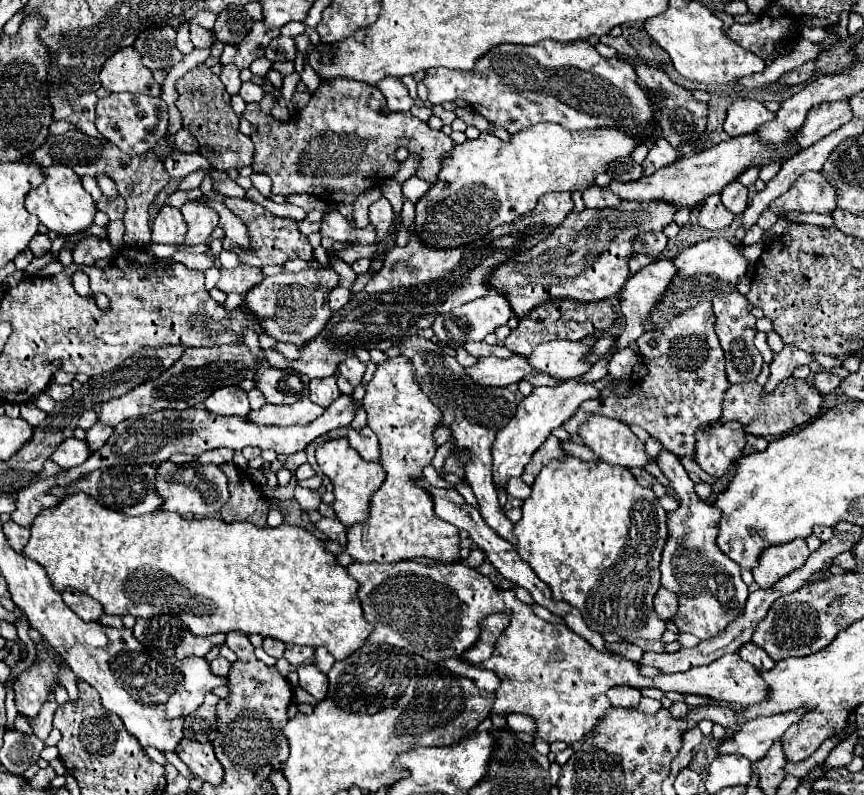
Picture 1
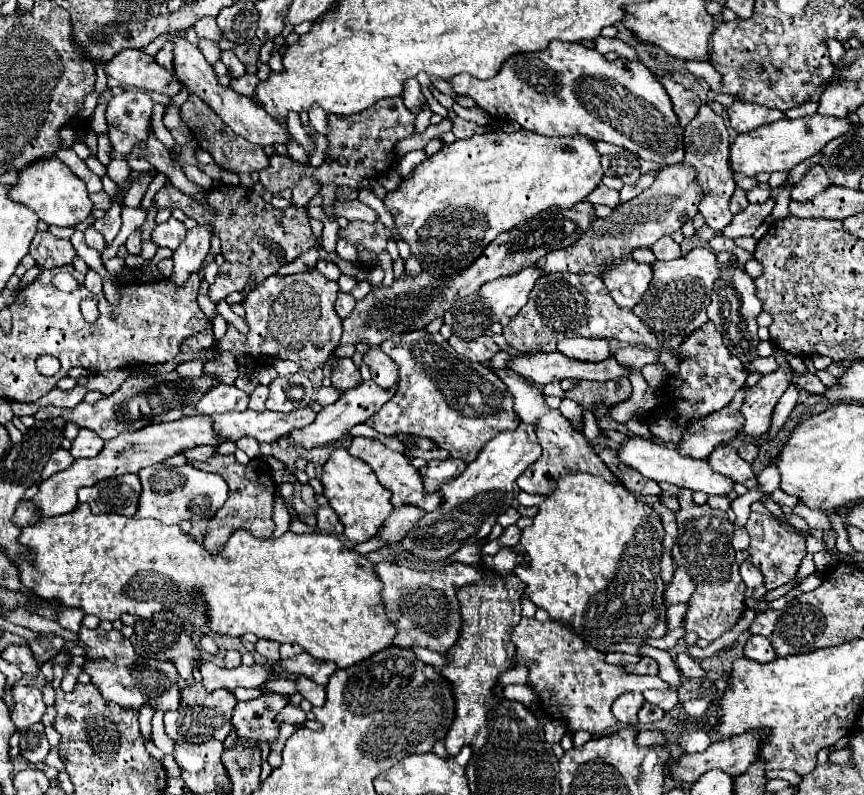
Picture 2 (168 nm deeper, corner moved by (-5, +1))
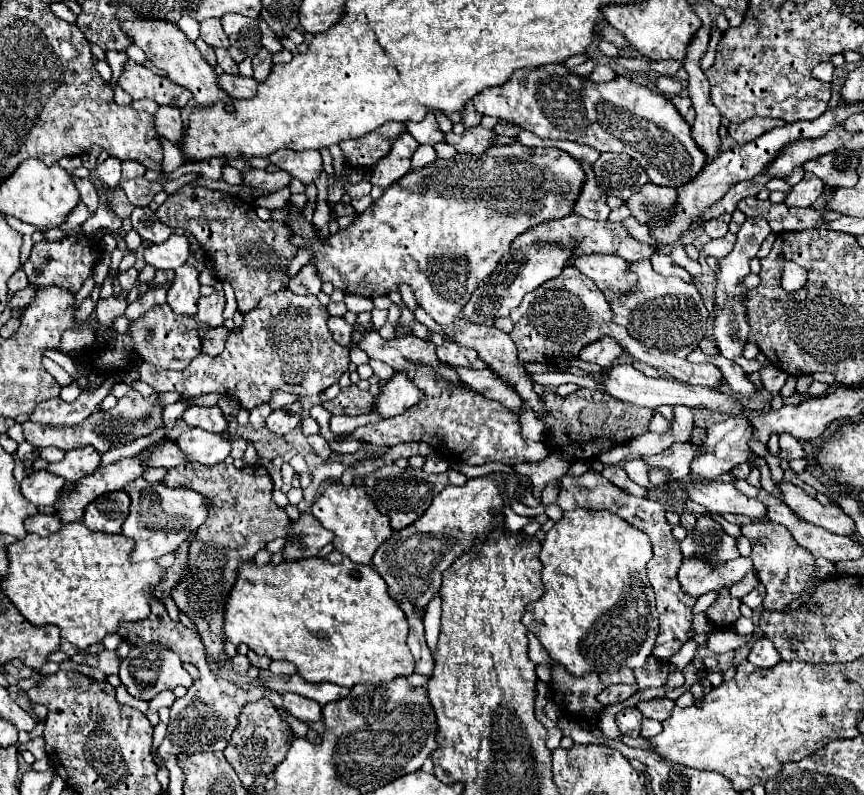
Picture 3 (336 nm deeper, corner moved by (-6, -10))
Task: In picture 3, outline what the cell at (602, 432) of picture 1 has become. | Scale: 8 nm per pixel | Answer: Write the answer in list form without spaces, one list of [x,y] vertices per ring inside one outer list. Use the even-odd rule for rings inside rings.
[[[691,481],[681,489],[691,501],[703,505],[707,513],[737,513],[747,517],[765,517],[765,505],[739,493],[731,483]]]

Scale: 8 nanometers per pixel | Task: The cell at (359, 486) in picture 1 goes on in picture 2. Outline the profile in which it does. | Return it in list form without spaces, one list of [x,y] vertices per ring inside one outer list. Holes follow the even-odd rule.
[[[338,448],[324,464],[320,482],[324,486],[322,494],[328,498],[328,504],[344,524],[344,536],[352,542],[366,542],[368,538],[372,538],[380,530],[382,522],[392,514],[390,490],[386,490],[378,482],[374,470],[370,470],[366,462],[358,462],[358,458],[350,456],[344,448]]]

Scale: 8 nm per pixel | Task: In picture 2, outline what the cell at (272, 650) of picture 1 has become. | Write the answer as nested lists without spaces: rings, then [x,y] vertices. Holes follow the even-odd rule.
[[[258,640],[254,650],[256,650],[260,656],[264,656],[268,662],[276,662],[276,660],[280,660],[278,648],[280,648],[278,642],[272,642],[272,640]]]

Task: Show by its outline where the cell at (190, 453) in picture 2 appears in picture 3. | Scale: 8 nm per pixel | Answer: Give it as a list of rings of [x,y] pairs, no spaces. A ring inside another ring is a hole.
[[[167,443],[167,445],[151,445],[149,449],[149,457],[145,459],[145,465],[149,467],[177,467],[177,465],[183,465],[183,463],[189,463],[187,455],[183,455],[183,451],[175,445],[175,443]]]

